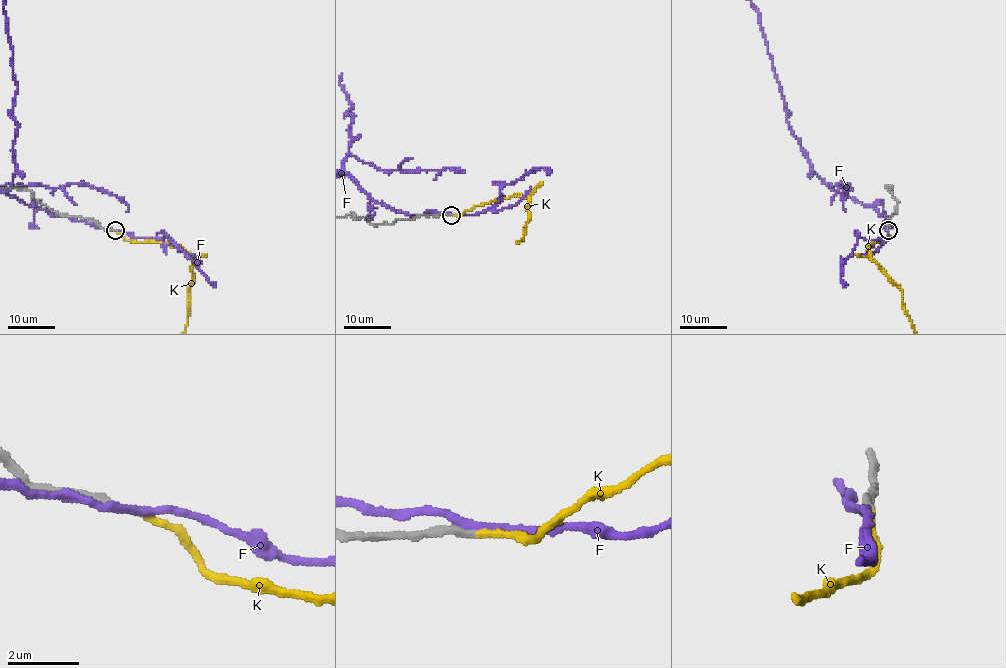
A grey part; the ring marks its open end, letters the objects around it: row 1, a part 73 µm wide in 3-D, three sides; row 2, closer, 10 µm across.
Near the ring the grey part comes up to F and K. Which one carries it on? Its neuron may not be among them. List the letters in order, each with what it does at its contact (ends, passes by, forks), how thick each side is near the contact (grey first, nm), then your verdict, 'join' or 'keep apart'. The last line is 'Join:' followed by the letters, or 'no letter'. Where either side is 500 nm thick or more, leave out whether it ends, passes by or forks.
F: it passes by | 240/200 nm | keep apart
K: it ends | 220/190 nm | join
Join: K

